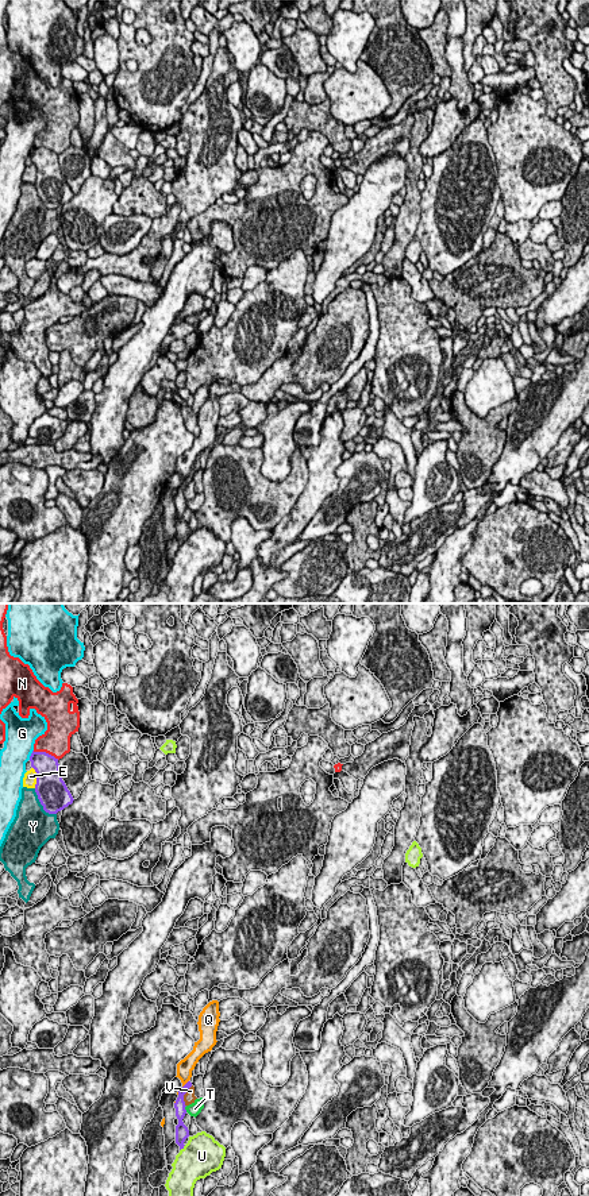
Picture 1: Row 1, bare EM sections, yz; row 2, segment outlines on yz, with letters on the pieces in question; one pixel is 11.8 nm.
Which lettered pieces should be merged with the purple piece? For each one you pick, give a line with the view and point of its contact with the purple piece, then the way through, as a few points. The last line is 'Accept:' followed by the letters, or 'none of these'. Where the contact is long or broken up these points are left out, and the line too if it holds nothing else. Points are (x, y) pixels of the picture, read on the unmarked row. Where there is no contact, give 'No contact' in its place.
Accept: none of these

